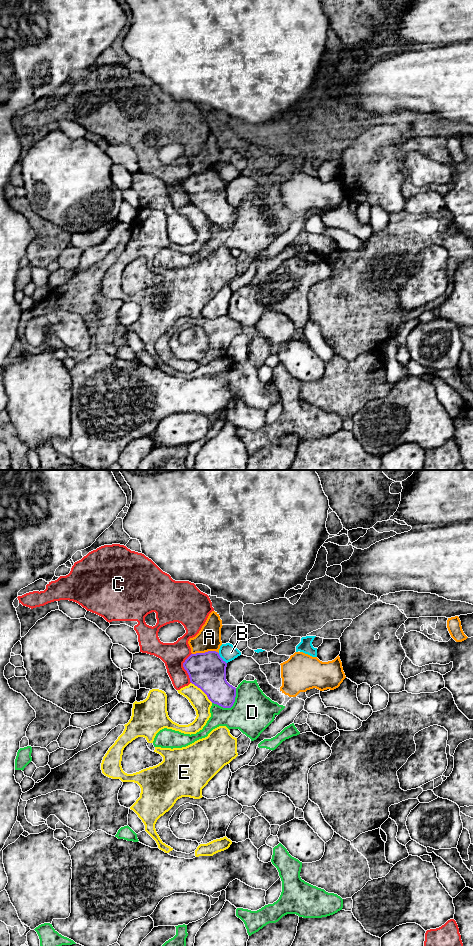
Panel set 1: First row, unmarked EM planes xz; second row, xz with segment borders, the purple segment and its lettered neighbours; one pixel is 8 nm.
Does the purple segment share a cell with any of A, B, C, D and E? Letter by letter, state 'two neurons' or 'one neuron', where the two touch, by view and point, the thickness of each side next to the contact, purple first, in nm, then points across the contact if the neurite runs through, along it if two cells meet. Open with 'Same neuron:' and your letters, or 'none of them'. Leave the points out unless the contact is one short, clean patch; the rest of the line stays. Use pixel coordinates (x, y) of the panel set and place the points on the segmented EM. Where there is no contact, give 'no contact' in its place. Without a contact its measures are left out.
Same neuron: none of them
A: two neurons; meets purple in xz at (205, 652); 300 nm thick on the purple side, 190 nm on the other
B: two neurons; meets purple in xz at (221, 658); 300 nm thick on the purple side, 140 nm on the other; border along xz (218, 653), (226, 663)
C: two neurons; meets purple in xz at (184, 668); 300 nm thick on the purple side, 190 nm on the other; border along xz (191, 653), (183, 663), (183, 668), (190, 682)
D: two neurons; meets purple in xz at (230, 707); 220 nm thick on the purple side, 340 nm on the other
E: two neurons; meets purple in xz at (202, 690); 300 nm thick on the purple side, 140 nm on the other

